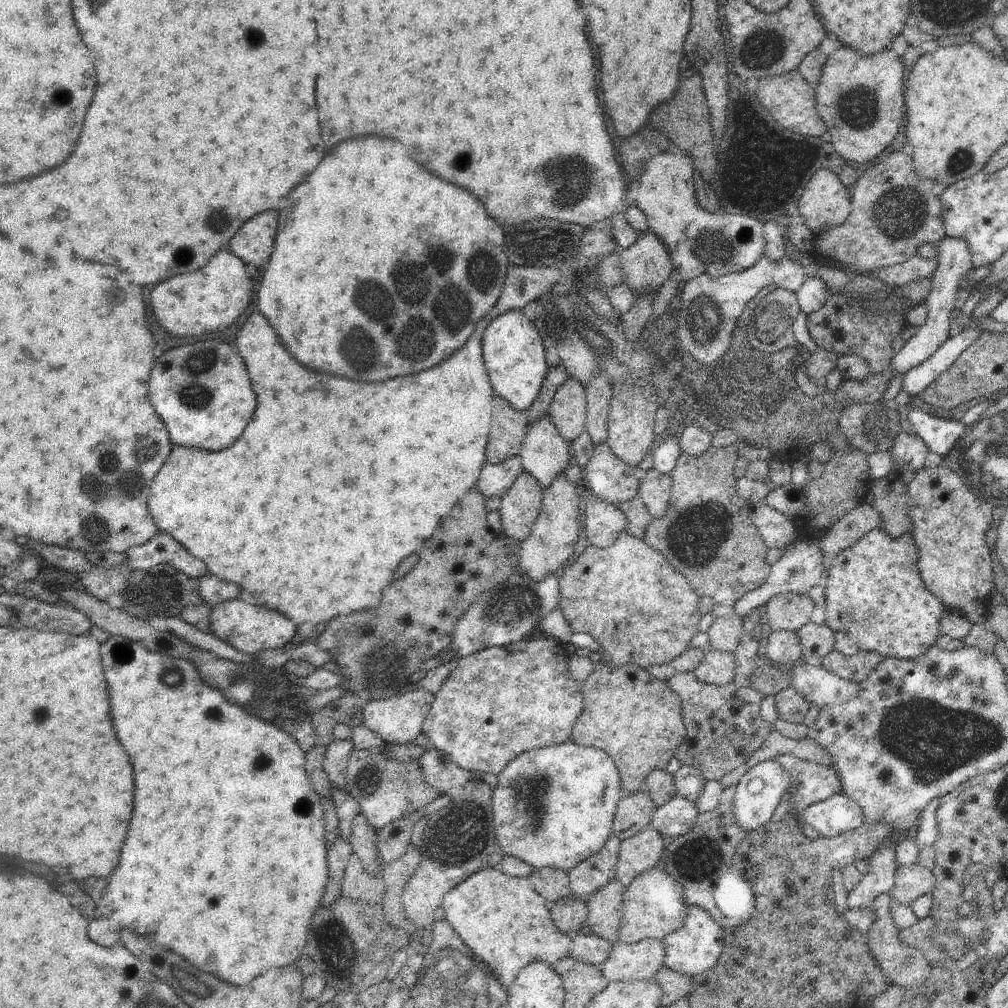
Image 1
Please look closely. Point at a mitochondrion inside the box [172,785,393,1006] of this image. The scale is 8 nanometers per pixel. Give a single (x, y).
(300, 808)

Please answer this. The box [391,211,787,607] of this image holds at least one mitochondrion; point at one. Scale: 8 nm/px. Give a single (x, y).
(724, 248)

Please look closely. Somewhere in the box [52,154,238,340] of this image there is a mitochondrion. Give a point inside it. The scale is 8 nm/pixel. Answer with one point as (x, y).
(219, 222)

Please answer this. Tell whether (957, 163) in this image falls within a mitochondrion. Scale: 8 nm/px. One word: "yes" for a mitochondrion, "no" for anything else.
yes

